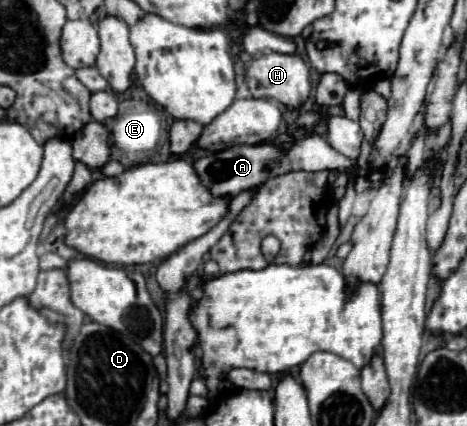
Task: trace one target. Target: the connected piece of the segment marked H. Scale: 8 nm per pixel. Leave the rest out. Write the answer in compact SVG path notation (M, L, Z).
M268 53L250 63L246 73L246 83L250 87L252 97L262 99L276 99L288 109L298 109L310 95L310 81L308 81L308 67L298 55L282 55L282 53Z

